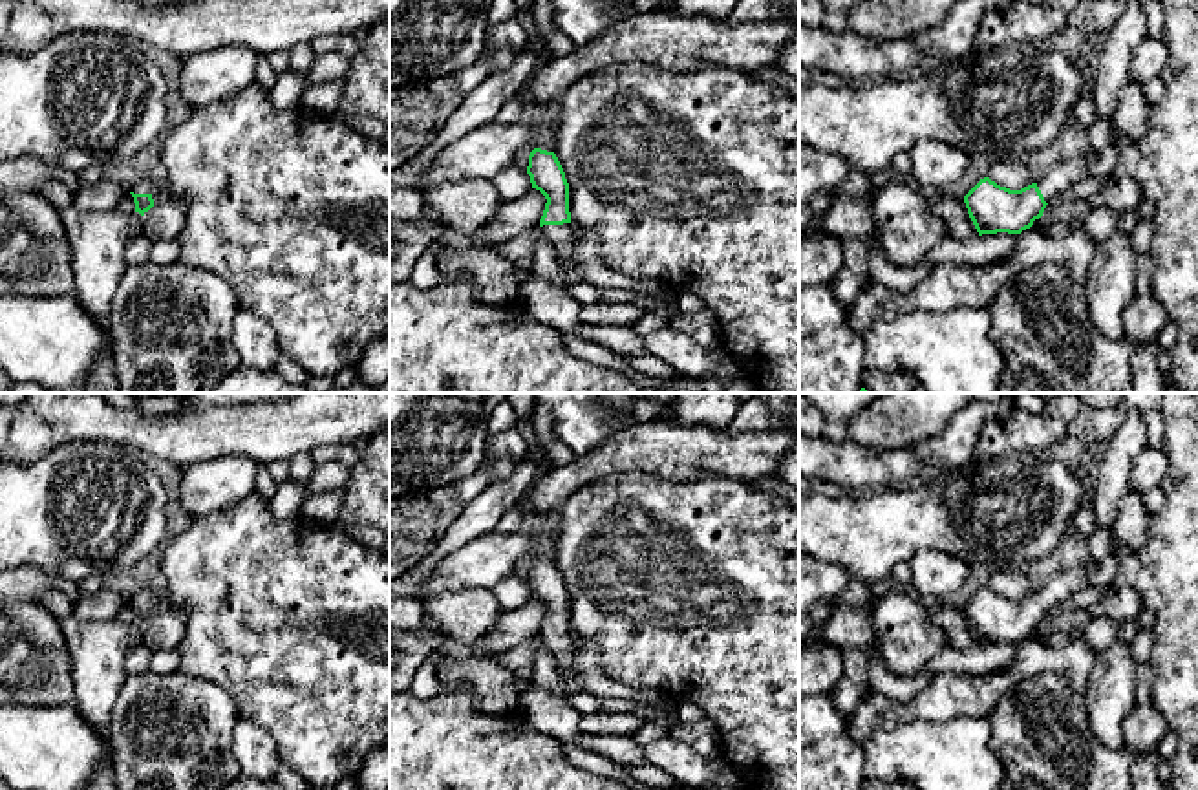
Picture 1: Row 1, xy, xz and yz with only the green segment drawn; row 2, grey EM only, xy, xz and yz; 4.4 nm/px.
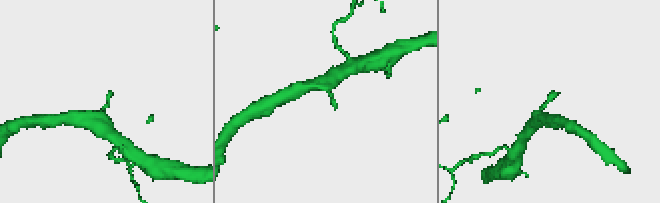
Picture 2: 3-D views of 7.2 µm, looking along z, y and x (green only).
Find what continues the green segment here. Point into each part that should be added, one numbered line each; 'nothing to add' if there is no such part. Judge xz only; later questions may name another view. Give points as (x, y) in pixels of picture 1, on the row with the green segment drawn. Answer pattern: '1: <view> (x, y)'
1: xz (562, 236)

